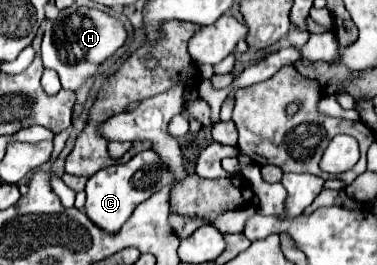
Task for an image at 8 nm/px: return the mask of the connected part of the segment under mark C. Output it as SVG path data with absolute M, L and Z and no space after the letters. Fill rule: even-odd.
M145 150L135 154L129 162L125 164L115 164L107 166L99 172L95 172L87 180L87 204L85 204L85 214L103 230L107 232L117 232L125 220L133 214L133 210L145 202L153 192L161 190L161 186L175 182L173 172L161 162L159 154L155 150Z

